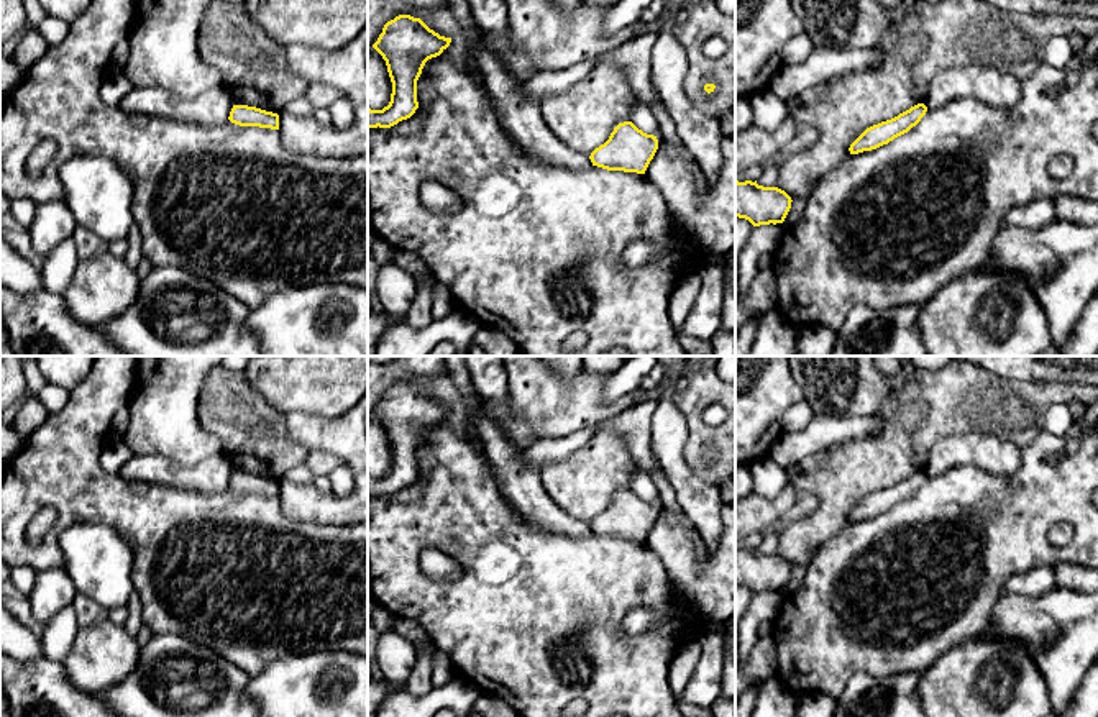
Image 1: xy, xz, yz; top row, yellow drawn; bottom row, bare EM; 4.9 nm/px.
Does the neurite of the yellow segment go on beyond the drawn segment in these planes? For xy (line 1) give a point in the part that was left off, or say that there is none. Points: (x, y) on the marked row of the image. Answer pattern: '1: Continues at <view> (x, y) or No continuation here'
1: No continuation here

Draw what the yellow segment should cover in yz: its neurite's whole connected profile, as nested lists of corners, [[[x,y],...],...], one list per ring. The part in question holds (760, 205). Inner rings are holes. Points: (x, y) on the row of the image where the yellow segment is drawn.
[[[735,180],[735,217],[748,220],[753,226],[783,223],[791,202],[791,197],[778,187]]]

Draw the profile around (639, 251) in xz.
[[[647,238],[634,240],[622,254],[622,263],[627,269],[635,271],[640,266],[645,266],[648,261],[655,259],[657,249],[653,243]]]

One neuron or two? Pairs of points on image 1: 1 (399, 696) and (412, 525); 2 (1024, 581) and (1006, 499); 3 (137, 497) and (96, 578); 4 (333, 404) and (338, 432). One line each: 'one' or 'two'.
1: two
2: two
3: two
4: two

